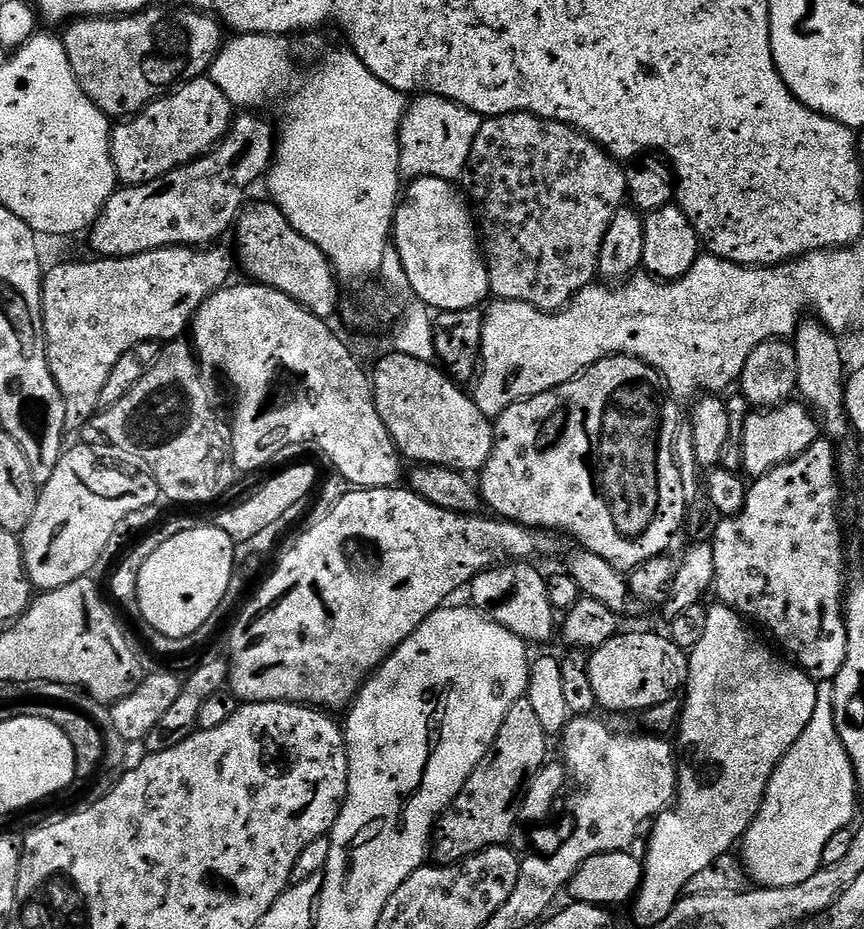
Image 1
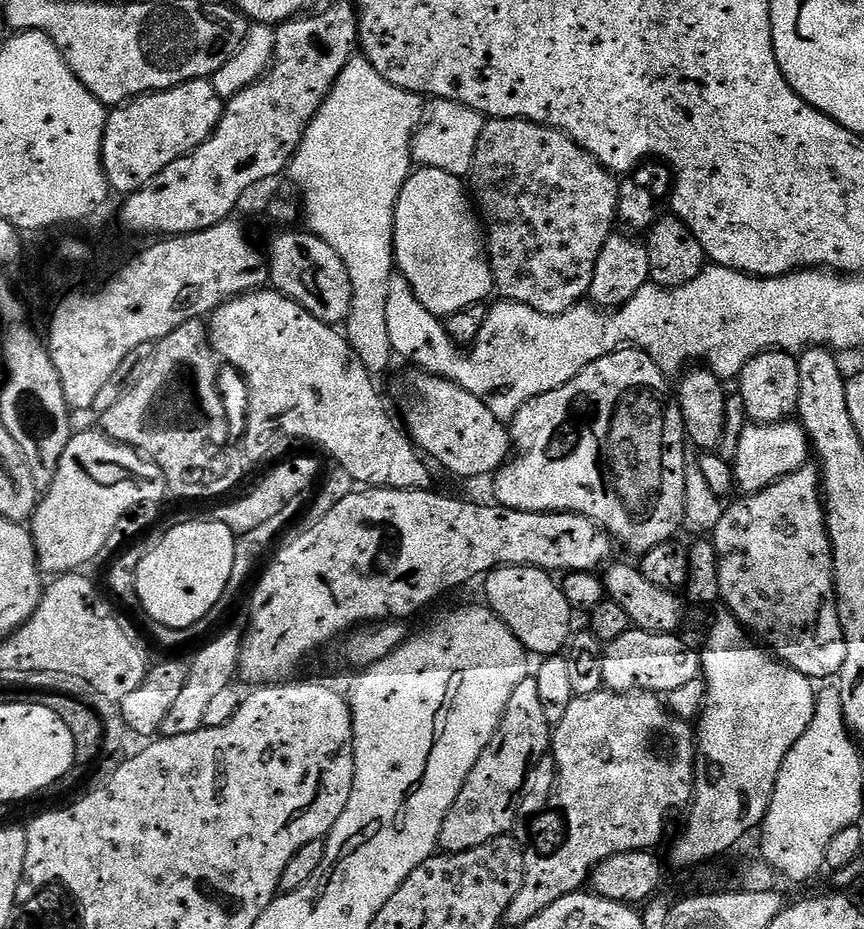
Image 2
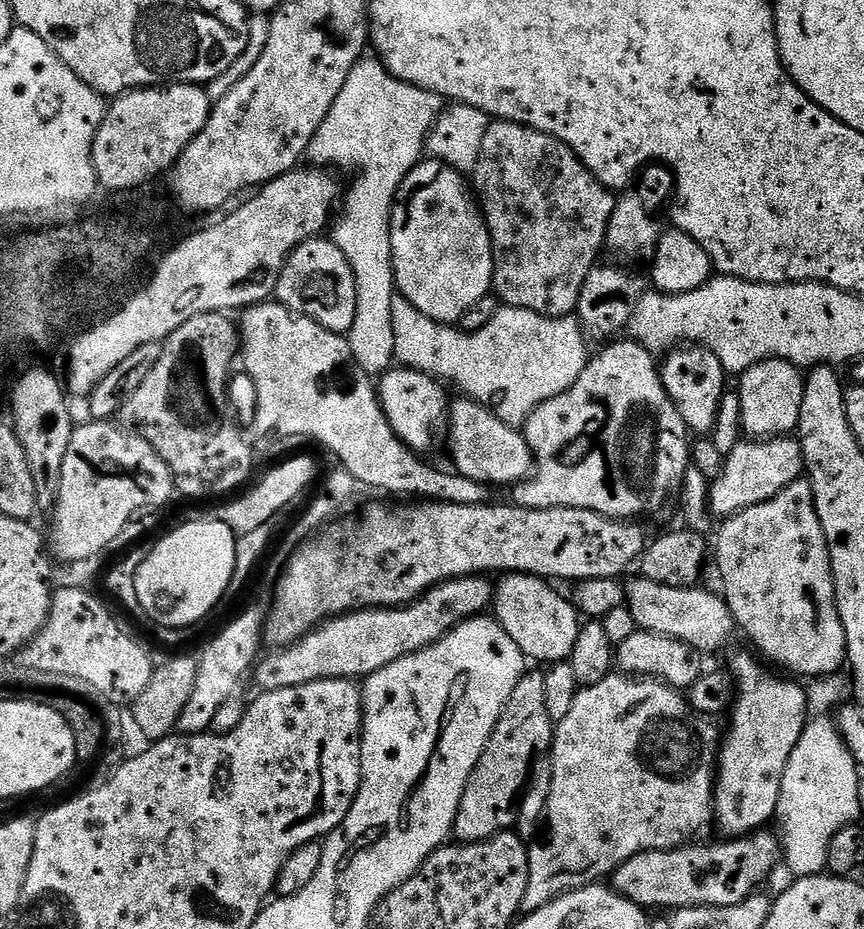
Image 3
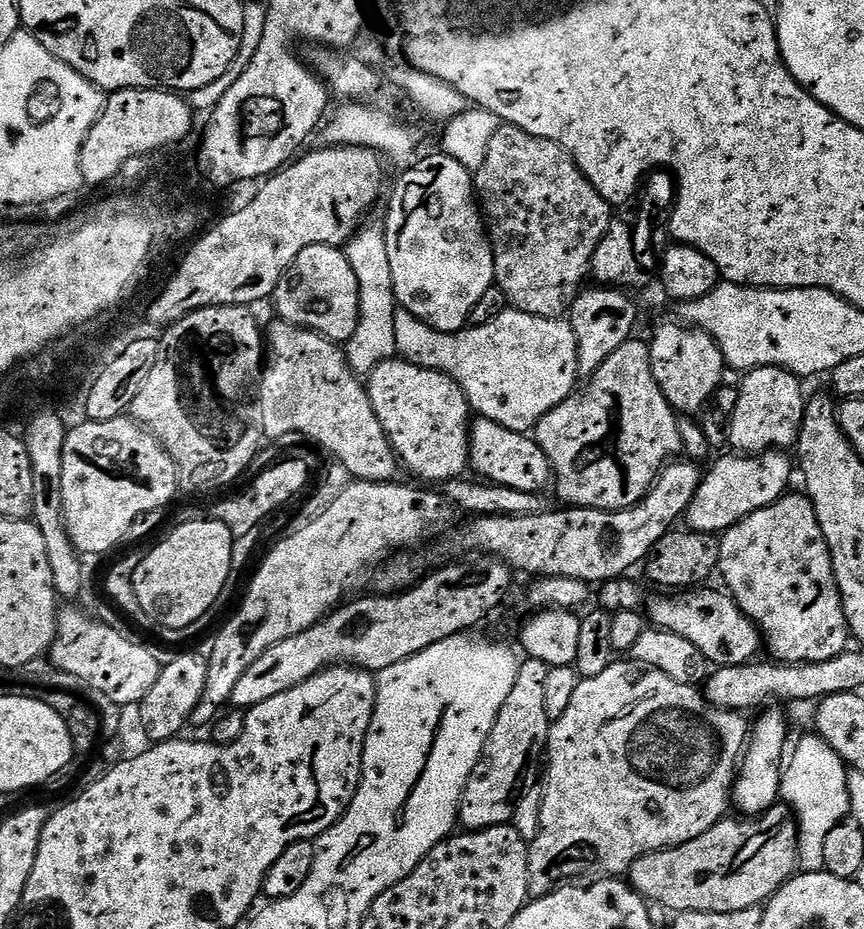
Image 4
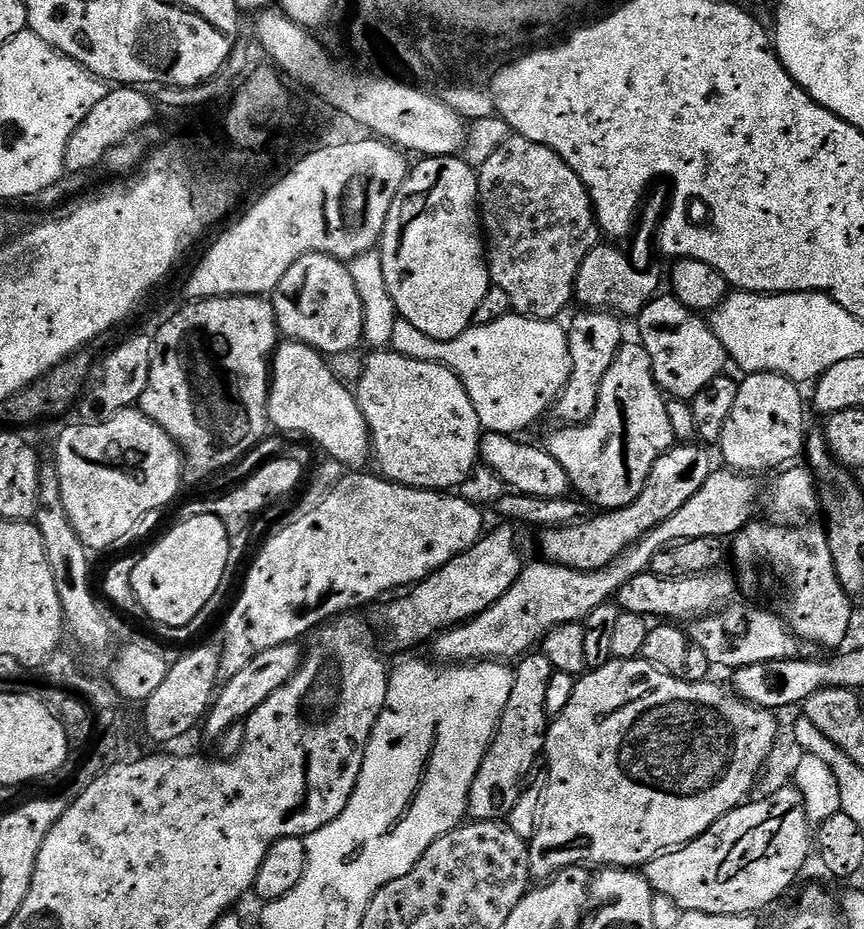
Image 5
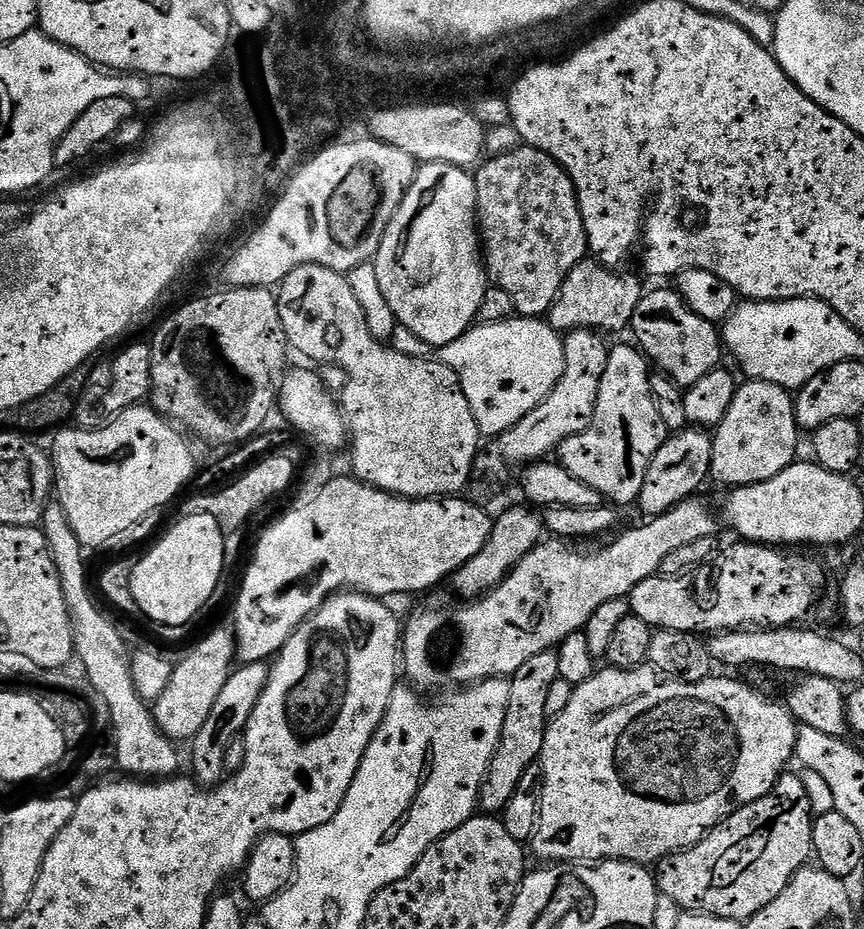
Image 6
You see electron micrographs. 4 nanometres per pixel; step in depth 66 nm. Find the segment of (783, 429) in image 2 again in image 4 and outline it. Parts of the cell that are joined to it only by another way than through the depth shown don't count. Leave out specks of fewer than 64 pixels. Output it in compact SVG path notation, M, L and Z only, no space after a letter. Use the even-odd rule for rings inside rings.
M780 450L770 452L761 452L759 454L731 454L724 456L712 469L703 473L698 490L690 502L686 513L687 527L694 532L710 532L713 534L722 534L727 528L733 528L742 518L754 514L754 510L762 510L770 506L775 500L789 491L788 483L794 476L794 460L791 455L785 454Z

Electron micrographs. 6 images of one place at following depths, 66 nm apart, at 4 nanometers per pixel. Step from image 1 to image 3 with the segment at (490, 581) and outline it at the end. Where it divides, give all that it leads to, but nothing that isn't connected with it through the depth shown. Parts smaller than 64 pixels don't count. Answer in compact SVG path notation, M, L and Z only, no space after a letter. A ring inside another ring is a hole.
M510 572L501 575L494 584L494 595L492 597L491 607L496 608L494 618L514 638L518 645L518 650L529 660L541 660L544 666L551 666L567 661L574 650L574 642L578 642L578 634L582 617L576 611L576 605L572 603L567 595L555 592L551 588L553 585L547 579L538 576L529 576L526 572Z

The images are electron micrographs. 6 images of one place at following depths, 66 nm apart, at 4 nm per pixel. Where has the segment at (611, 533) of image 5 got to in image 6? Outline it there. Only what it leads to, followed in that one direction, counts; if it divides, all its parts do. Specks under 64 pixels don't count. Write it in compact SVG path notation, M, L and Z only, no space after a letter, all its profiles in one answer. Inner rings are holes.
M695 426L671 433L664 445L652 455L646 482L640 491L638 508L651 518L668 512L676 504L693 499L704 483L709 483L712 471L712 436Z

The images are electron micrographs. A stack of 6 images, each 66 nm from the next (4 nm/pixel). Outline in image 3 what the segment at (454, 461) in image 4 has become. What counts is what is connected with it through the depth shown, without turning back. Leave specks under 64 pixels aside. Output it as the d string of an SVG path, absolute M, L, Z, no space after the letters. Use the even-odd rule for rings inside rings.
M403 366L393 367L384 373L378 380L378 395L380 405L394 430L394 434L403 442L406 447L411 448L417 454L428 454L436 444L436 439L443 437L448 423L450 411L450 396L443 392L441 381L428 376L425 372L415 372L412 368Z

